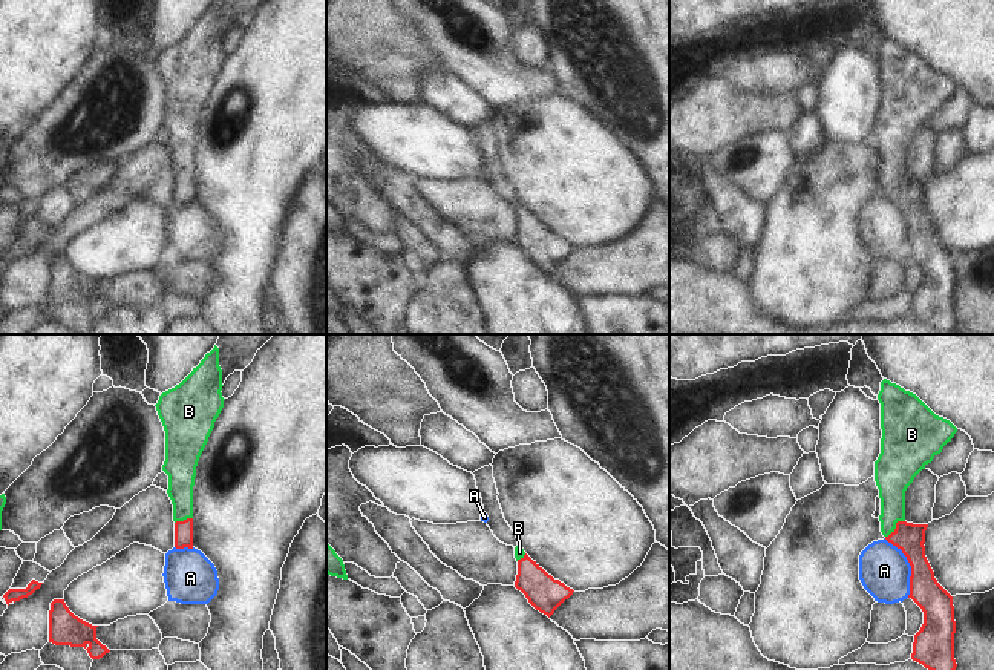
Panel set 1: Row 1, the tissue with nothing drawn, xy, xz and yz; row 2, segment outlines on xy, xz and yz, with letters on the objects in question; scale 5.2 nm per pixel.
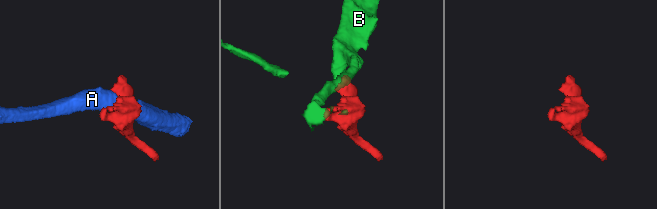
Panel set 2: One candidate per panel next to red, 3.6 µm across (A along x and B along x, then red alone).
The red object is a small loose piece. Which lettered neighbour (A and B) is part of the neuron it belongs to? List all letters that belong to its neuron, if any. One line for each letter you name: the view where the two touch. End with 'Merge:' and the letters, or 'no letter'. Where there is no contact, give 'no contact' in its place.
B: yz
Merge: B

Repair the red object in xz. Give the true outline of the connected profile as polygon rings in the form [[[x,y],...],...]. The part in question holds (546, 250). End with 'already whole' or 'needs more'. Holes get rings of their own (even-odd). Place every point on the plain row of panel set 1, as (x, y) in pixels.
[[[521,202],[515,204],[515,215],[518,218],[515,244],[536,267],[550,274],[574,247],[548,232]]]; needs more

